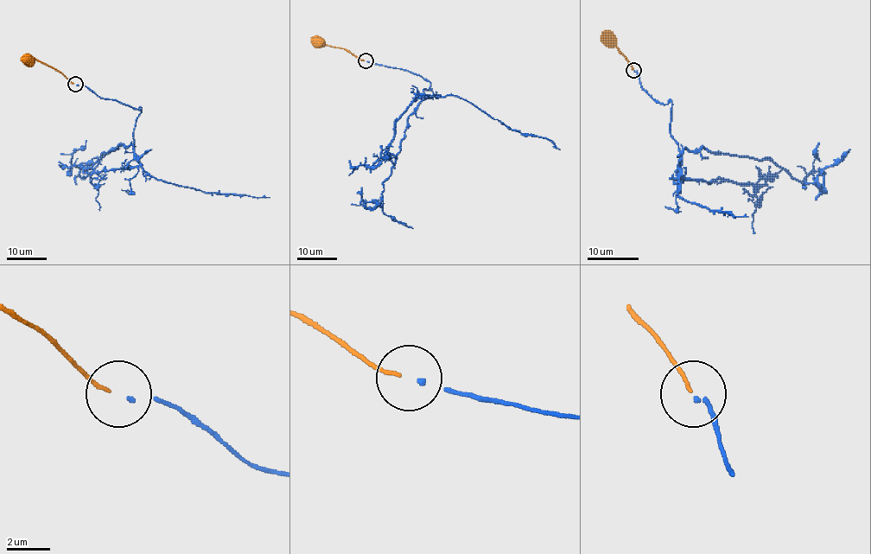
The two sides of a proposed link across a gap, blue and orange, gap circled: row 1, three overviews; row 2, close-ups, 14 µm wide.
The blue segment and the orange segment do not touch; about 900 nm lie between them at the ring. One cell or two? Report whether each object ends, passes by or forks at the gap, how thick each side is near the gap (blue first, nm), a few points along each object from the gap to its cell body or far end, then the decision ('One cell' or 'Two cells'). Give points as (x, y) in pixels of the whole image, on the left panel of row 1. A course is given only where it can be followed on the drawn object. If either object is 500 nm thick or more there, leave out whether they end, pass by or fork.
At the ring blue ends. At the ring orange ends. Thickness 140 nm (blue) against 160 nm. Course of blue: (77, 85), (142, 108), (133, 146), (119, 144), (103, 153), (88, 172), (85, 164), (71, 162), (86, 140). Course of orange: (73, 83), (35, 60), (21, 60). One cell

